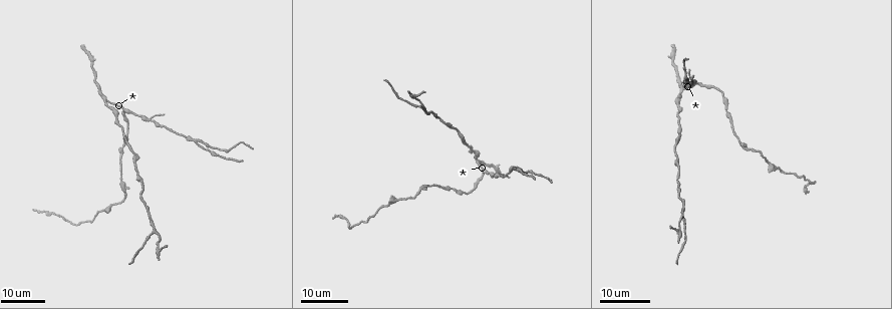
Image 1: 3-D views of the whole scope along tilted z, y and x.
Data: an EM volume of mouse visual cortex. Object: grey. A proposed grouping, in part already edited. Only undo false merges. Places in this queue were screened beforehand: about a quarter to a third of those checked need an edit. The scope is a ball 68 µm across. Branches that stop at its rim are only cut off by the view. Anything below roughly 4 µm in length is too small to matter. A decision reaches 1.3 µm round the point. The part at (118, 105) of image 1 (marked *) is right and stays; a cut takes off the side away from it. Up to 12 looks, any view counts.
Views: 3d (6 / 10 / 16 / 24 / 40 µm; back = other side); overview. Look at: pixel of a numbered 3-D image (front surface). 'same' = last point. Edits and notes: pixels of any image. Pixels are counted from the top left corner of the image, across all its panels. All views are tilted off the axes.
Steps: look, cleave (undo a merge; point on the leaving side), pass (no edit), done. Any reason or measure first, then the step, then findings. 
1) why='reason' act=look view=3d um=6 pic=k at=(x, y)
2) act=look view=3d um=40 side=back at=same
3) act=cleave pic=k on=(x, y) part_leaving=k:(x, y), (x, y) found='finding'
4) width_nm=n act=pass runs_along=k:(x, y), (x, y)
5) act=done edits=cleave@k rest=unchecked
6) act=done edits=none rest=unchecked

act=look view=3d um=16 pic=1 at=(195, 143)

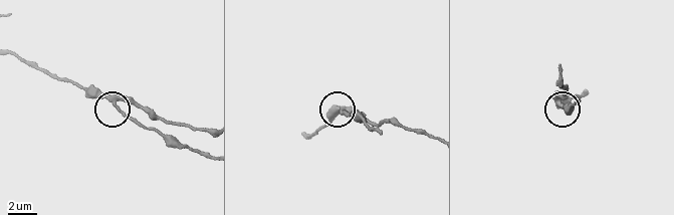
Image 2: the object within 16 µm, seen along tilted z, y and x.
act=look view=3d um=6 pic=2 at=(558, 102)

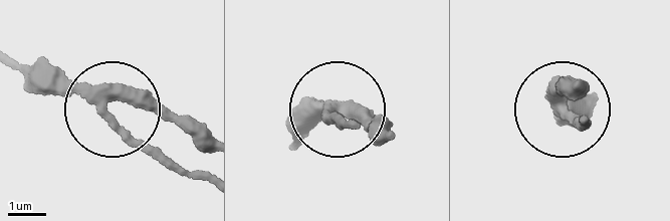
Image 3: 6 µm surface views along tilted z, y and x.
act=pass runs_along=3:(16, 58), (65, 77), (181, 169) found='continuous, no second neuron'

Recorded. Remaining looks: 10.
why='three arms meet' act=look view=3d um=24 pic=1 at=(155, 231)

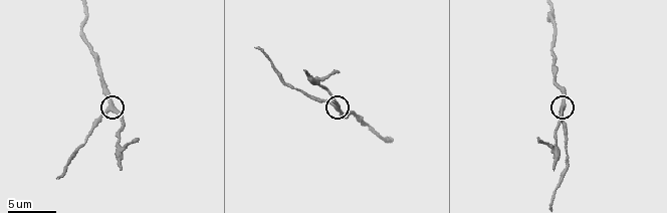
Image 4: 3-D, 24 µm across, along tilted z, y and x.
why='closer look' act=look view=3d um=6 pic=4 at=(111, 111)

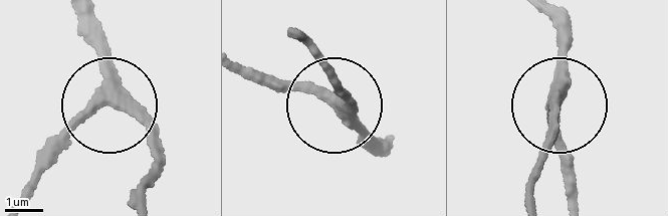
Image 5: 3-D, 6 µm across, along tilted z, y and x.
side_arm_um=8 arms=3 act=pass found='all the same neuron'

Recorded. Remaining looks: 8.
why='calibre changes' act=look view=3d um=16 pic=1 at=(776, 166)

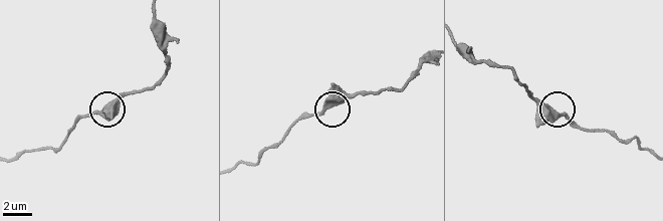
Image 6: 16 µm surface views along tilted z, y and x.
why='closer look' act=look view=3d um=6 pic=6 at=(100, 112)

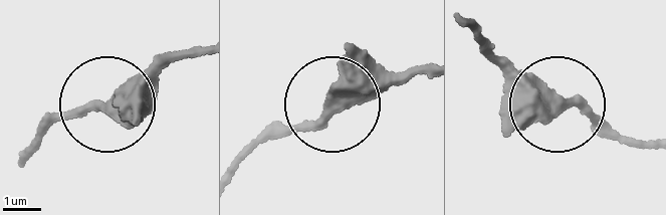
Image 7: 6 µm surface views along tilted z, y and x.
act=pass runs_along=7:(427, 69), (266, 135) found='continuous, no second neuron'

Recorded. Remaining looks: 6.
why='side arm on a straight run' act=look view=3d um=16 pic=1 at=(124, 109)

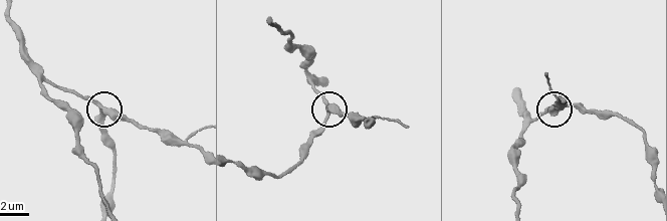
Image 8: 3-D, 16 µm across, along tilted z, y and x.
act=look view=3d um=6 pic=8 at=(104, 110)

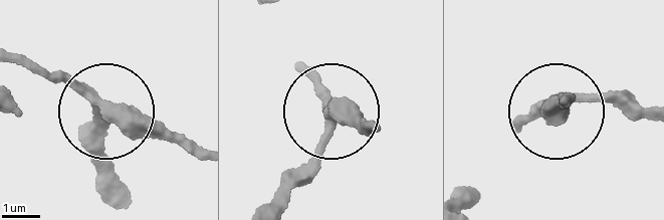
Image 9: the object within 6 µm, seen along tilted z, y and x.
arms=3 act=pass runs_along=9:(52, 76), (190, 152) found='continuous, no second neuron'

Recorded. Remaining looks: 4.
act=look view=3d um=16 pic=1 at=(152, 119)

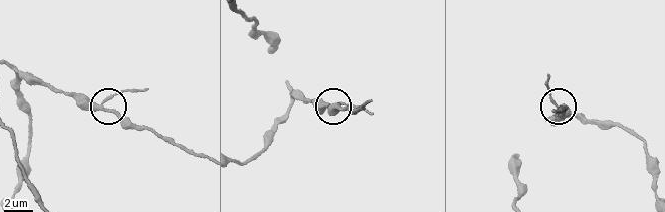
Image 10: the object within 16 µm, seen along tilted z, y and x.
act=look view=3d um=10 pic=10 at=(109, 110)

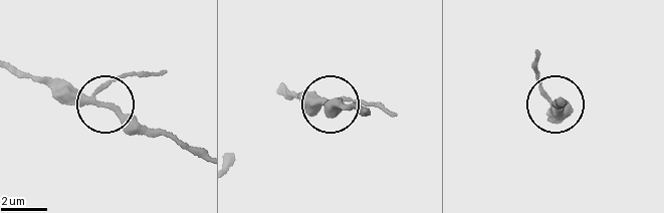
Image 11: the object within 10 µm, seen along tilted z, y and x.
width_nm=200 act=pass runs_along=11:(12, 67), (55, 87), (74, 88), (149, 136) found='all the same neuron'

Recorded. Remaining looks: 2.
why='thick turns thin' act=look view=3d um=16 pic=1 at=(463, 137)

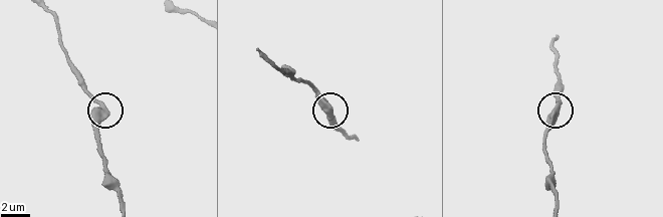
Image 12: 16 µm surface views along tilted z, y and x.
why='zoom in' act=look view=3d um=6 pic=12 at=(557, 105)

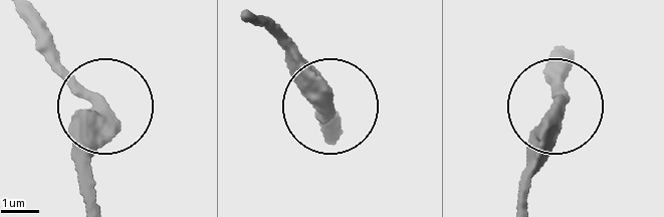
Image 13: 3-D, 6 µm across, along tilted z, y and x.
act=pass runs_along=13:(24, 11), (37, 51), (107, 113), (85, 194) found='one neuron here'

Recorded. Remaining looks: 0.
act=done edits=none rest=unchecked

